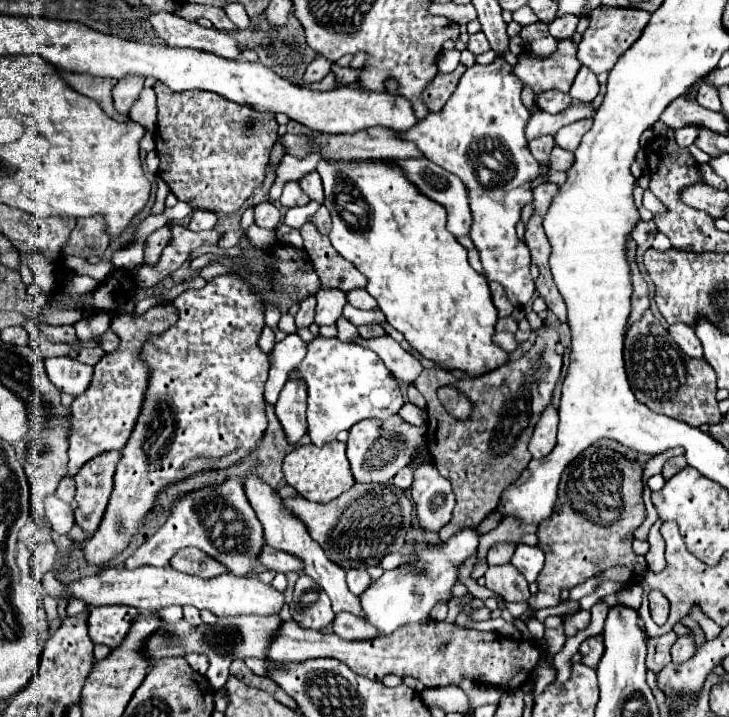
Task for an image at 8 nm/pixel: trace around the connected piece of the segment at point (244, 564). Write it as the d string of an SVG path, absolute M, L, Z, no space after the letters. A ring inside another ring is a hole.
M228 479L218 487L206 487L200 489L180 501L174 503L172 513L164 527L156 535L152 535L148 541L144 541L132 557L126 559L124 567L136 569L142 565L152 567L164 567L170 563L174 553L184 547L198 547L204 553L212 555L216 561L228 567L234 575L248 575L250 569L254 569L256 555L260 553L264 543L260 521L256 519L256 513L252 511L244 487L238 479Z

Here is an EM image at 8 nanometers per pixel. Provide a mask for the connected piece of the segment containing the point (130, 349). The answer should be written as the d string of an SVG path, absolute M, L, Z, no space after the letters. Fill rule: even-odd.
M162 303L152 309L148 309L144 315L134 317L130 313L116 315L112 319L112 331L120 337L120 345L116 351L104 355L94 365L94 377L86 393L78 395L70 407L72 411L72 433L68 437L70 449L68 449L68 475L74 477L84 463L90 459L112 451L122 449L128 441L128 435L132 433L132 427L136 423L136 415L140 413L140 403L144 399L144 389L148 387L148 367L138 357L138 351L146 343L148 333L162 333L168 327L172 327L178 321L178 315L172 307L172 303Z

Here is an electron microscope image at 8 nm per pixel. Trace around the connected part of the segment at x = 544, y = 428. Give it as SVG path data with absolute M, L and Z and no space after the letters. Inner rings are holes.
M548 405L542 415L540 421L534 427L532 439L530 439L530 453L534 459L540 459L544 455L548 455L554 445L556 445L556 427L558 427L558 411L554 405Z

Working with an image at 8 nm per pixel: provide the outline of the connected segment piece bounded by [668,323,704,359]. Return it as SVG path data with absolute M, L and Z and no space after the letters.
M674 323L674 325L668 327L668 333L688 353L688 357L700 359L704 355L702 347L700 347L700 339L696 337L696 333L694 333L692 327L688 327L684 323Z

